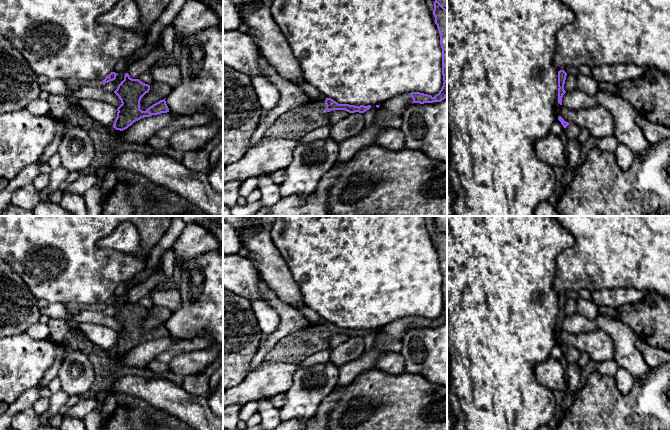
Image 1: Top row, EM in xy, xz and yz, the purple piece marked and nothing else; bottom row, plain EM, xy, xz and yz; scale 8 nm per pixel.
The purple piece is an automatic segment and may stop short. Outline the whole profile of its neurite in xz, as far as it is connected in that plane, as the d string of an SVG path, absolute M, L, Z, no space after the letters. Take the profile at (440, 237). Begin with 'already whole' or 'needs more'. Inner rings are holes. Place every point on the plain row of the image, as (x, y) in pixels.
needs more; M436 223L434 226L433 239L435 241L434 246L440 258L440 269L442 272L442 299L444 306L441 314L434 321L420 316L395 320L381 329L376 329L377 332L401 340L401 337L411 327L424 328L441 326L447 321L447 234Z

